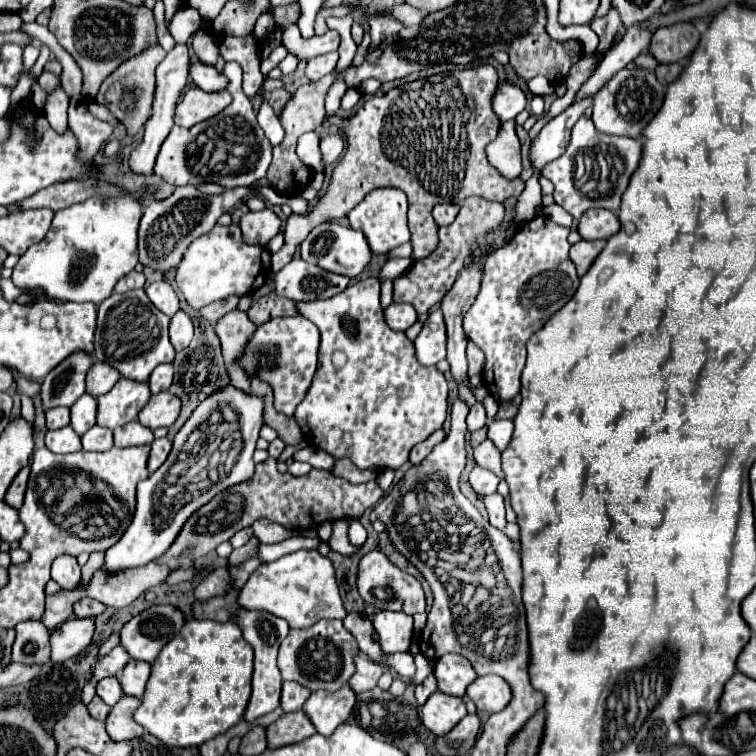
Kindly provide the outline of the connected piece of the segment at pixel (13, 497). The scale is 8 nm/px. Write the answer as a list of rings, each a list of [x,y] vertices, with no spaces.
[[[22,468],[20,474],[14,478],[14,482],[10,484],[10,490],[6,492],[6,498],[4,502],[12,508],[20,508],[22,506],[22,500],[24,500],[24,490],[26,490],[26,482],[28,482],[28,474],[30,474],[30,468]]]

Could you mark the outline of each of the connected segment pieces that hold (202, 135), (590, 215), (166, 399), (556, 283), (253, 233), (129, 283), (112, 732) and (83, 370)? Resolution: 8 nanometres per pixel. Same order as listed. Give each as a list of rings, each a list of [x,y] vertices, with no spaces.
[[[226,62],[222,74],[226,78],[230,78],[230,84],[228,84],[228,92],[232,94],[230,106],[226,106],[218,116],[214,116],[210,120],[204,120],[200,124],[194,124],[192,128],[174,126],[170,130],[170,134],[166,136],[166,140],[160,148],[156,168],[154,168],[154,174],[160,176],[162,180],[166,180],[170,184],[176,184],[176,186],[180,186],[180,184],[202,184],[202,182],[208,180],[208,182],[220,184],[224,188],[238,188],[238,186],[248,188],[256,180],[266,176],[270,160],[272,160],[272,146],[270,146],[268,138],[264,136],[264,130],[256,122],[256,112],[252,110],[252,102],[242,92],[242,68],[236,62]]]
[[[592,208],[582,214],[578,222],[578,232],[584,240],[608,240],[620,230],[618,216],[604,208]]]
[[[170,392],[154,394],[150,402],[140,410],[138,420],[142,426],[148,426],[150,430],[172,426],[180,414],[180,398],[176,398]]]
[[[538,216],[486,260],[480,294],[464,316],[464,332],[486,354],[482,382],[498,404],[512,402],[520,392],[526,340],[574,296],[580,284],[576,266],[568,258],[568,234],[570,228],[554,224],[548,216]]]
[[[270,208],[248,212],[240,220],[240,230],[246,244],[266,246],[280,232],[280,218]]]
[[[132,270],[130,274],[126,274],[118,284],[116,284],[116,292],[126,292],[126,290],[134,290],[134,288],[142,288],[144,286],[144,274],[138,274],[136,270]]]
[[[122,696],[116,706],[112,706],[108,718],[106,718],[106,730],[108,736],[116,742],[120,740],[132,740],[132,738],[140,738],[144,734],[144,728],[134,722],[132,714],[134,710],[140,706],[140,700],[134,696]]]
[[[76,350],[70,358],[64,358],[42,382],[44,408],[72,406],[86,392],[86,374],[92,364],[92,354],[84,350]]]

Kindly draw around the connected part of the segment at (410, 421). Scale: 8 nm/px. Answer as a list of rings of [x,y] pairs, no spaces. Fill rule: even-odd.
[[[364,278],[350,284],[346,290],[342,290],[342,294],[336,294],[334,298],[298,302],[296,306],[298,312],[314,322],[322,334],[318,370],[306,398],[298,404],[294,414],[306,442],[310,446],[322,448],[334,458],[348,456],[360,470],[396,470],[406,464],[410,450],[426,440],[434,430],[442,428],[448,414],[448,384],[436,366],[424,368],[418,364],[414,356],[414,344],[406,338],[404,332],[396,332],[384,322],[384,312],[380,306],[380,280]],[[334,350],[342,350],[348,356],[344,368],[340,370],[336,370],[330,360]]]

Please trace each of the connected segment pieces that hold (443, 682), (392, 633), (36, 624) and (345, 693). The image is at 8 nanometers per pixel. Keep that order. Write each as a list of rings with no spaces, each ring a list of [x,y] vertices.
[[[444,654],[436,660],[434,676],[438,680],[438,690],[450,696],[464,696],[468,684],[476,680],[472,664],[462,654]]]
[[[374,612],[370,622],[384,652],[406,652],[412,642],[412,616],[404,612]]]
[[[40,620],[22,622],[16,628],[16,642],[12,646],[12,660],[24,664],[40,664],[50,660],[50,632]]]
[[[346,684],[342,686],[342,690],[336,692],[328,692],[328,690],[312,692],[312,696],[302,706],[302,710],[320,734],[330,736],[340,724],[346,722],[354,702],[356,696],[352,688]]]

